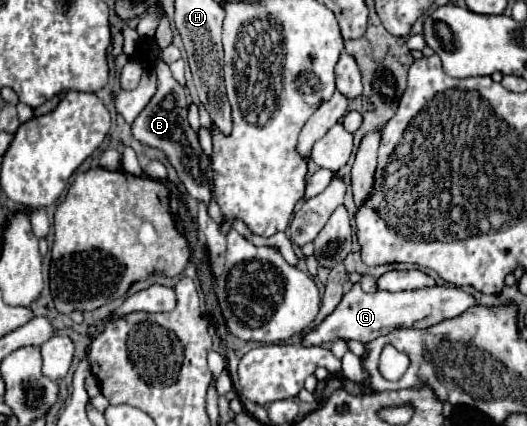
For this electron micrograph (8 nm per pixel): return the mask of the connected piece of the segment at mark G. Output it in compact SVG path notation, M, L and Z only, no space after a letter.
M356 283L342 297L338 307L328 317L324 317L320 325L316 325L304 335L302 345L304 347L324 345L336 339L356 339L368 343L384 333L390 333L392 329L428 329L446 319L458 317L472 305L474 305L474 297L456 287L428 287L428 289L400 291L400 293L388 293L388 291L364 293Z

